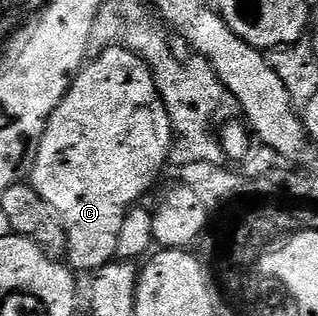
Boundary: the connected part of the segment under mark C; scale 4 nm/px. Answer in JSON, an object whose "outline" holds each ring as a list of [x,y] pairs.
{"outline":[[[123,45],[107,46],[99,54],[102,55],[91,57],[75,74],[69,92],[46,122],[46,131],[28,174],[29,185],[40,192],[57,221],[58,218],[62,221],[67,238],[64,258],[78,272],[96,272],[115,261],[124,216],[153,188],[154,181],[170,162],[170,147],[174,145],[174,129],[154,83],[151,63]]]}

